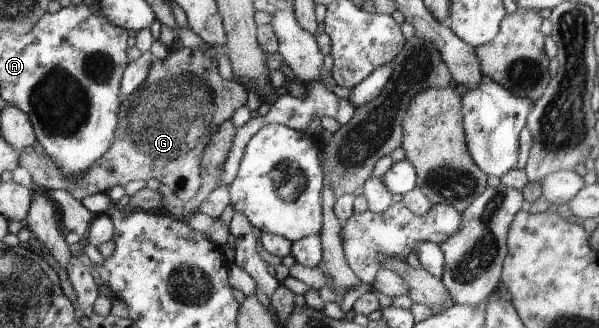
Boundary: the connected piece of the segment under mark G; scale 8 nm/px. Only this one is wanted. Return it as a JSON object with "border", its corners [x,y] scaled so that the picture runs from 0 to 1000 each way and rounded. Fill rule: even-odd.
{"border":[[[306,143],[284,159],[274,186],[259,177],[237,265],[199,329],[199,396],[185,457],[132,546],[107,540],[80,466],[33,473],[33,506],[50,524],[57,573],[114,582],[137,616],[144,598],[179,588],[192,567],[207,573],[217,552],[260,546],[307,616],[326,601],[336,567],[337,473],[351,418],[401,320],[412,320],[416,287],[404,256],[367,235],[361,180],[347,171],[351,146]]]}

